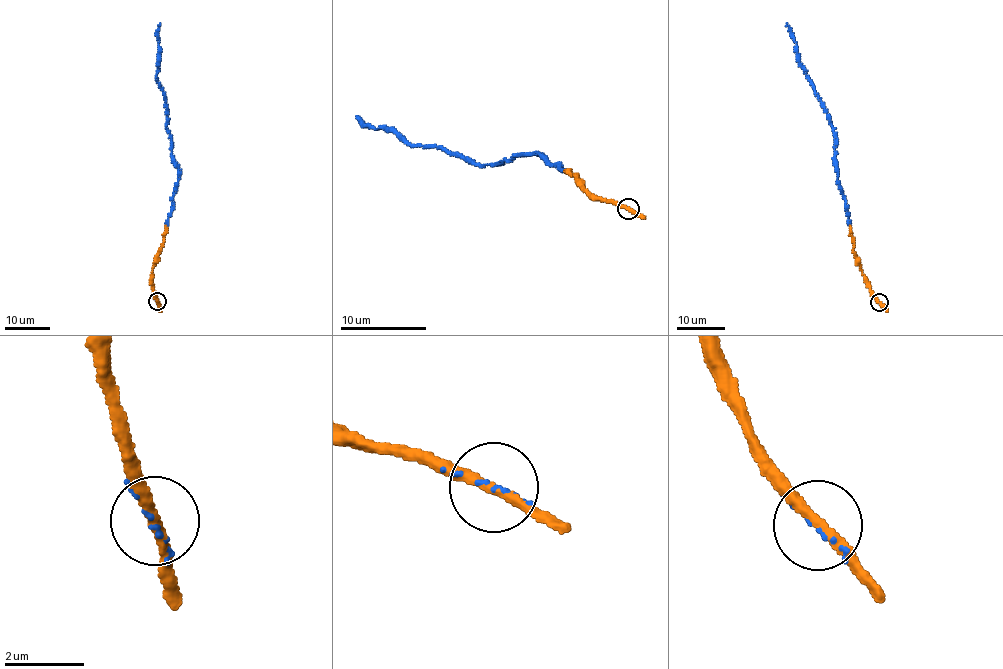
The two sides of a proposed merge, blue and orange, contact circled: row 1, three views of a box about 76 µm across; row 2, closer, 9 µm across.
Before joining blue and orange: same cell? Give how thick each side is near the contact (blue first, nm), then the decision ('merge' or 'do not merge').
calibres 90 and 280 nm; merge

